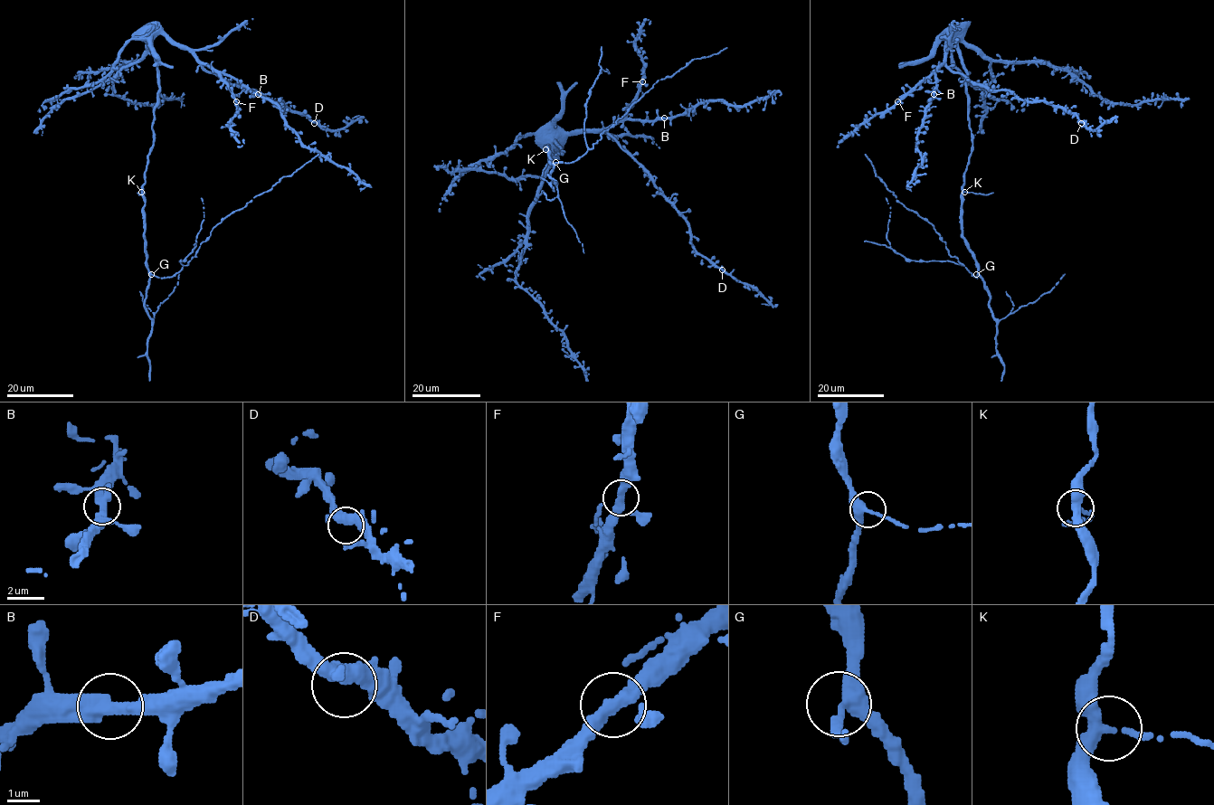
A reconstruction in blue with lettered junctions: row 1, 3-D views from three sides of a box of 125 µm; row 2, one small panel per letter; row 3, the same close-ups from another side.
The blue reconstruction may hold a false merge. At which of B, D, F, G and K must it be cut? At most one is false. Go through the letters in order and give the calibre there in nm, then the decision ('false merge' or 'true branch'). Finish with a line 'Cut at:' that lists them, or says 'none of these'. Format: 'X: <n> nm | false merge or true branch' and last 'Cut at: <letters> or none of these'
B: 320 nm | true branch
D: 320 nm | true branch
F: 320 nm | true branch
G: 280 nm | true branch
K: 260 nm | true branch
Cut at: none of these

